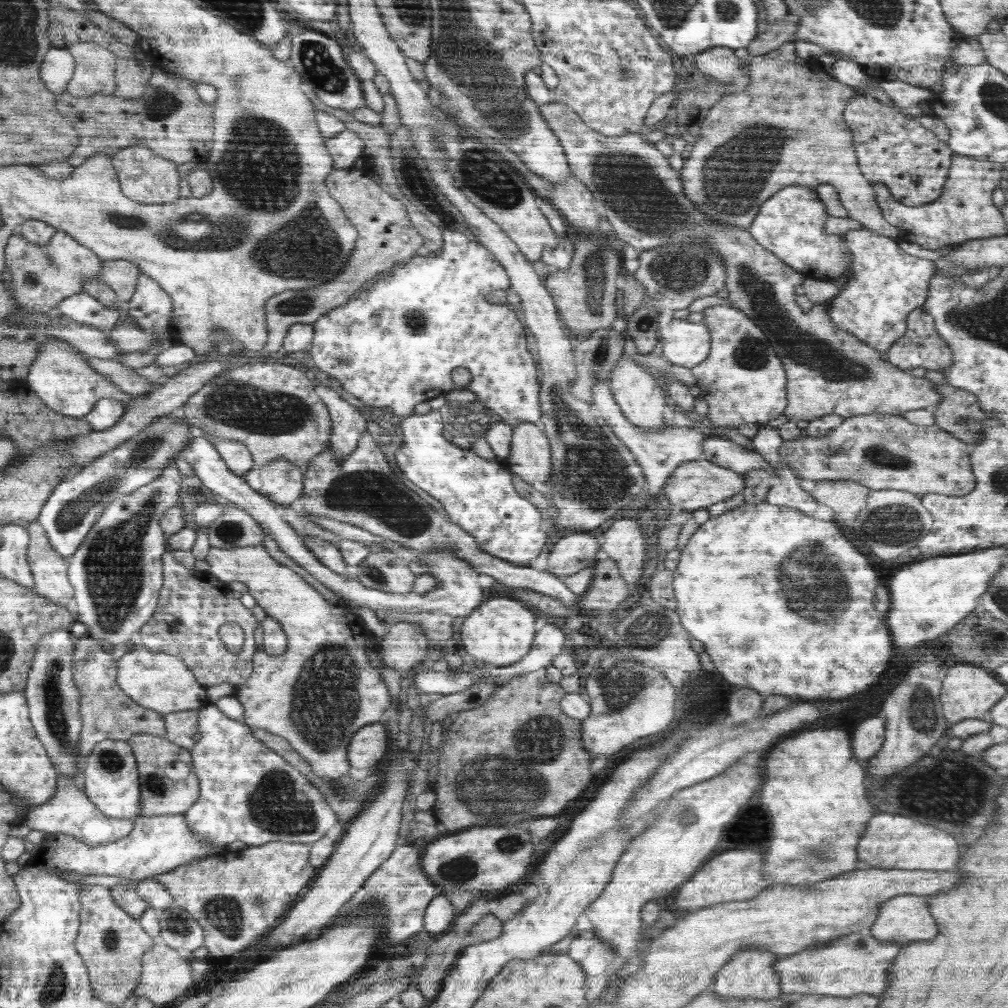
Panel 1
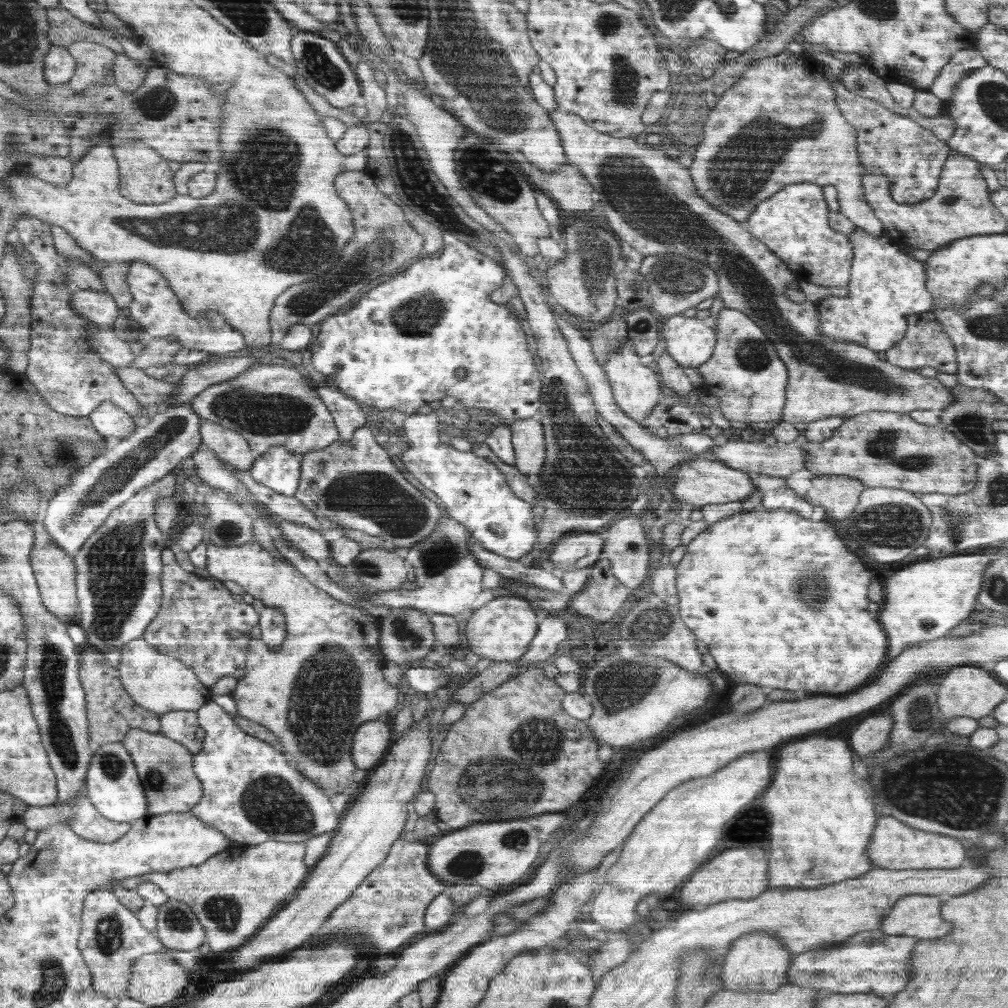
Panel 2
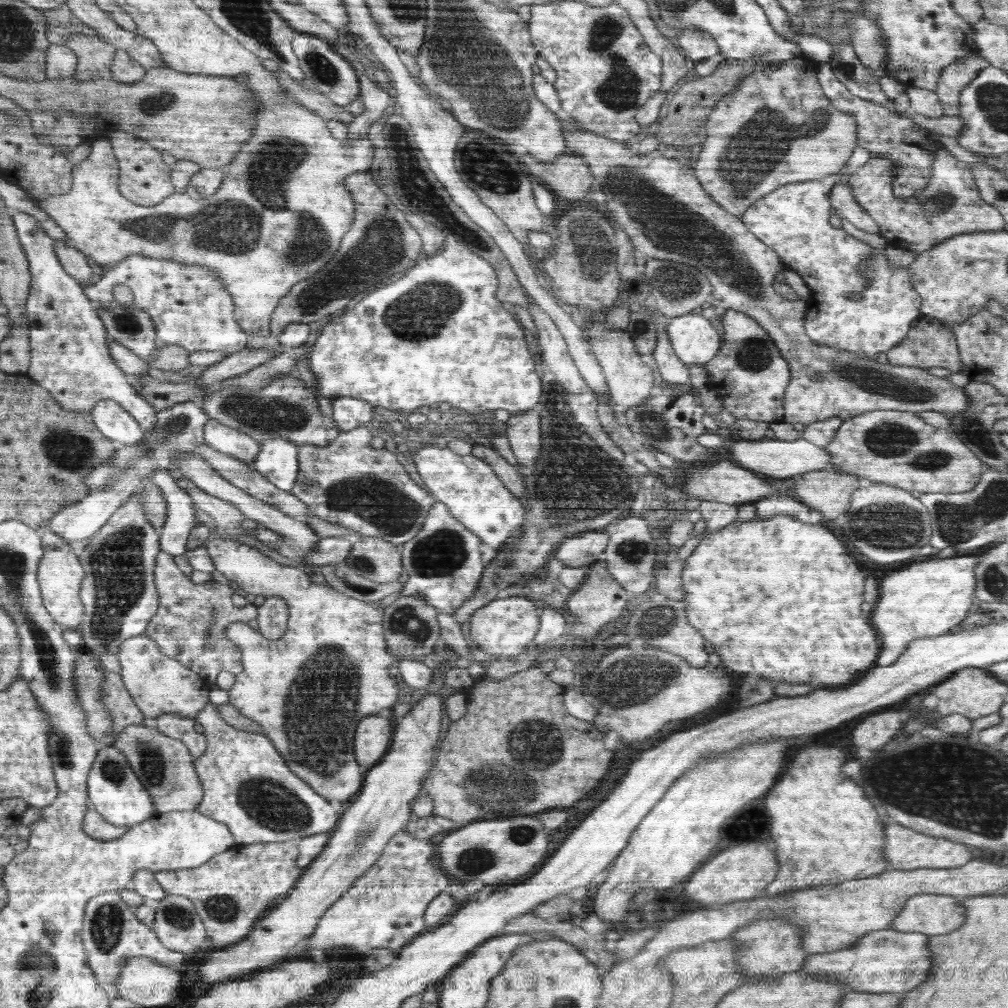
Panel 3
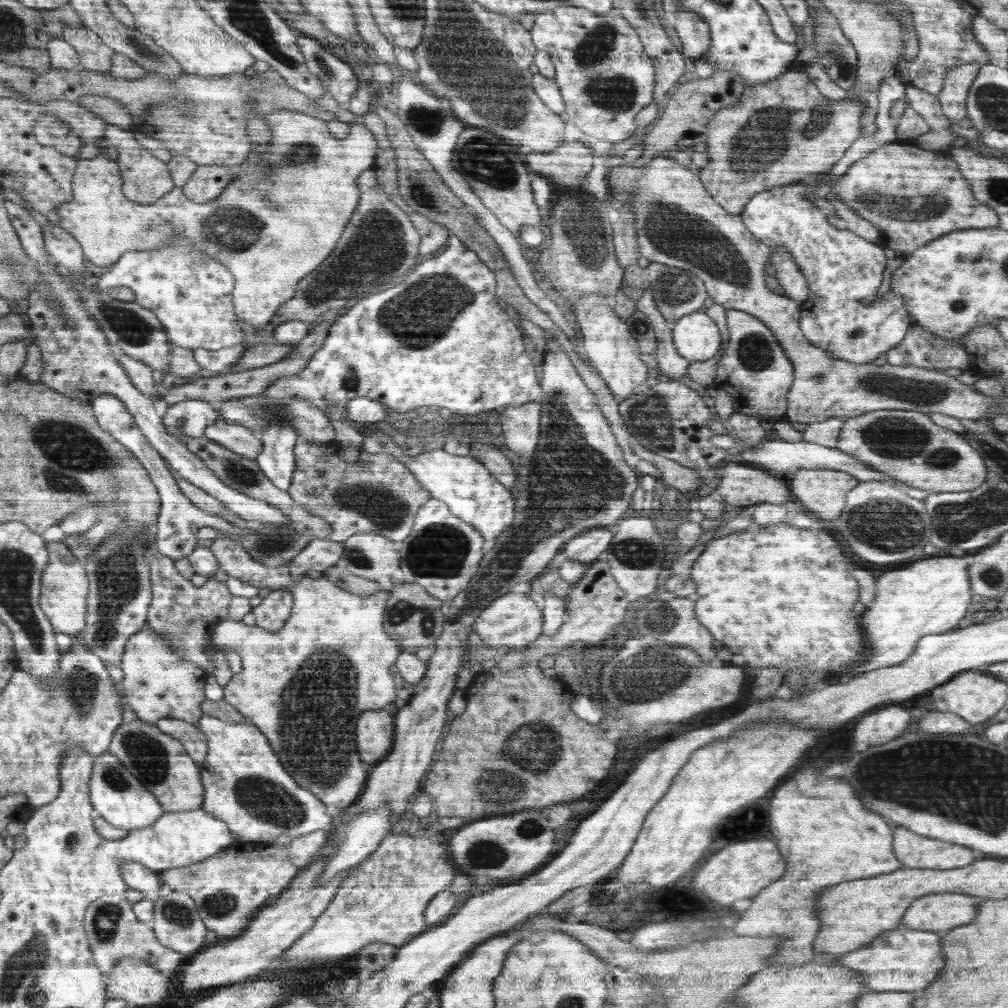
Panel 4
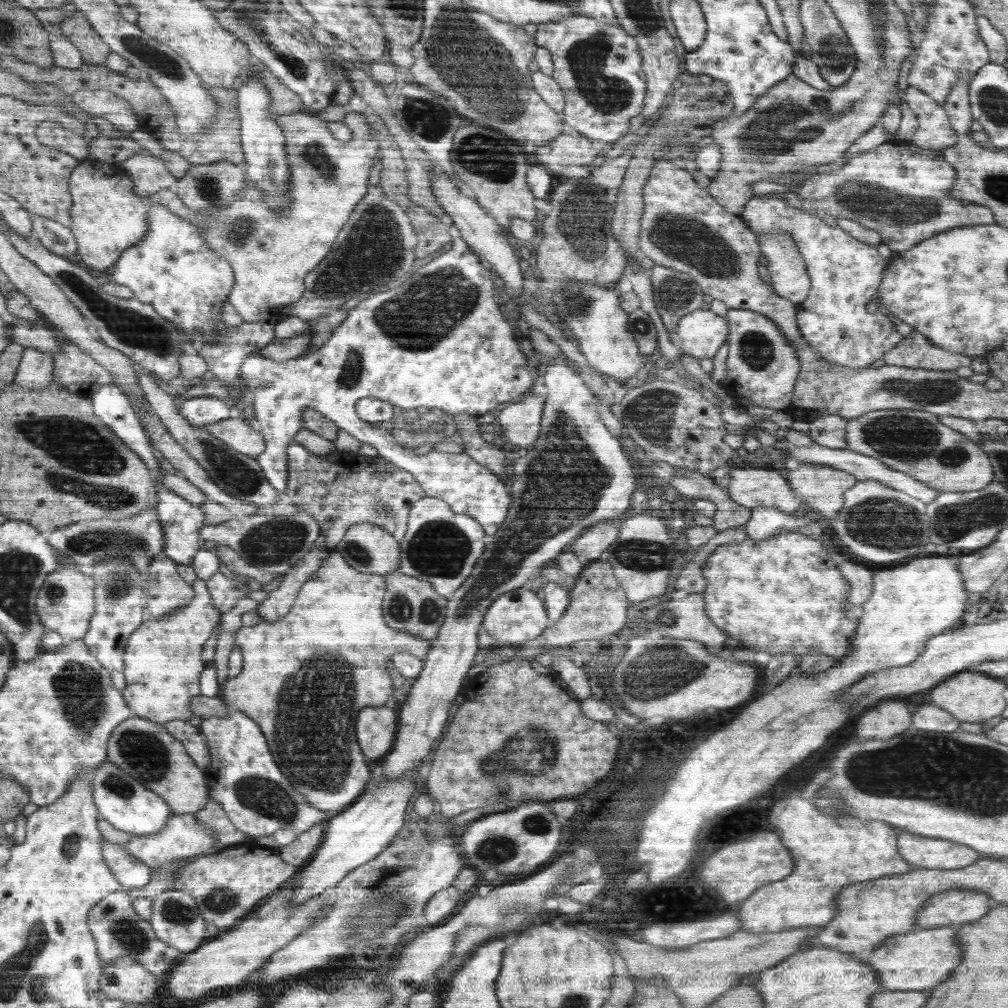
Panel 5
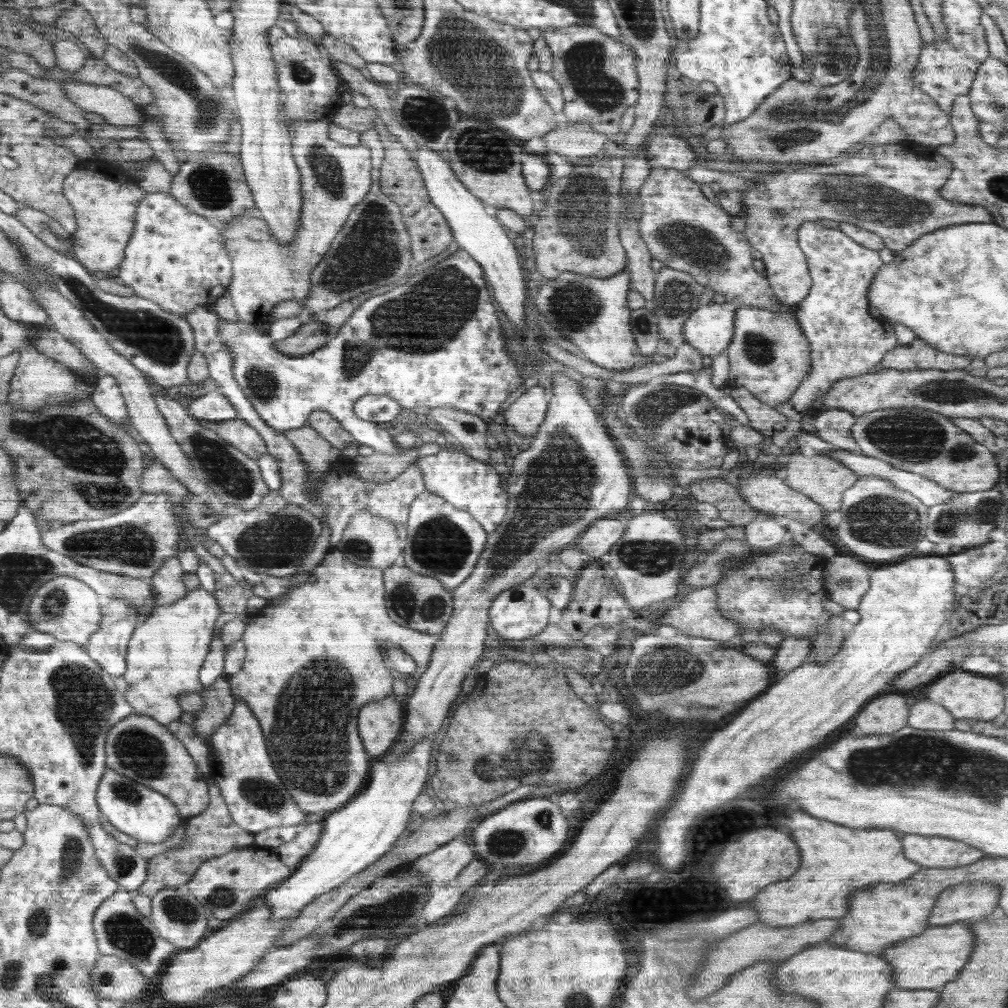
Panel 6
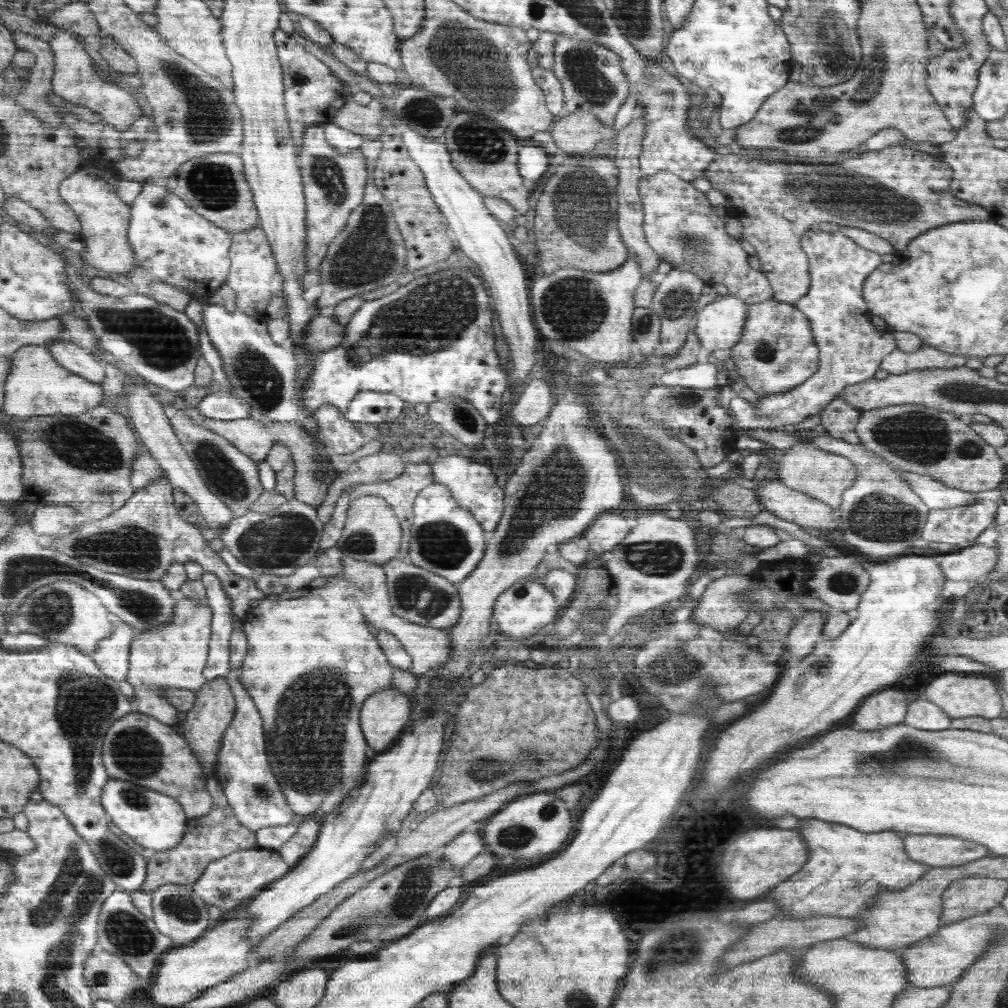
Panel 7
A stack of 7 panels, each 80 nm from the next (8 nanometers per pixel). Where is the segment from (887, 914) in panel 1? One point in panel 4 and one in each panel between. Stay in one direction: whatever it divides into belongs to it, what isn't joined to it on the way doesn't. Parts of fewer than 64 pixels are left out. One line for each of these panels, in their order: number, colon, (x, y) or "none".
2: (914, 915)
3: (934, 914)
4: (940, 912)

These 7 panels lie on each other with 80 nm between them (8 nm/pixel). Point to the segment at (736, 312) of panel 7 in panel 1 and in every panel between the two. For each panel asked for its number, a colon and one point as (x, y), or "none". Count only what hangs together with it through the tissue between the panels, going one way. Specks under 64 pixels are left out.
1: (685, 343)
2: (690, 341)
3: (693, 339)
4: (696, 337)
5: (702, 332)
6: (709, 328)

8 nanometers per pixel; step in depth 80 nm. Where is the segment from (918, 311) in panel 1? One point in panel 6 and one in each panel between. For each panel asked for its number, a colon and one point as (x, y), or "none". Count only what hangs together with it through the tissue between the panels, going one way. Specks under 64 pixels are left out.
2: (925, 343)
3: (928, 344)
4: (919, 347)
5: (914, 351)
6: (918, 355)

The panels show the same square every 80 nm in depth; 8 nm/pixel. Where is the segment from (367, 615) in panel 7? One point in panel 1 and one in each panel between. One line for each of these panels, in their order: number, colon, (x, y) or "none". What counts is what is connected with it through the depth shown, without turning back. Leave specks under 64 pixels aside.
1: (320, 692)
2: (326, 680)
3: (308, 691)
4: (297, 685)
5: (306, 677)
6: (308, 711)

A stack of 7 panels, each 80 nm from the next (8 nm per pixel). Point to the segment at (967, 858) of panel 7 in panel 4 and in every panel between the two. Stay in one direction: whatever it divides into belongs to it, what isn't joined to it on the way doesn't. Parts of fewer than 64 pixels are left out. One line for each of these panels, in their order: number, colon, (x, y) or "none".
4: (914, 851)
5: (921, 852)
6: (929, 851)

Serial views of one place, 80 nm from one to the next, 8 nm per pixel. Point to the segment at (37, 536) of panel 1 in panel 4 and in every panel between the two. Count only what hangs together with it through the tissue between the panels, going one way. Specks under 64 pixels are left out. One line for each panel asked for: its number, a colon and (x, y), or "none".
2: (55, 571)
3: (60, 573)
4: (64, 584)

